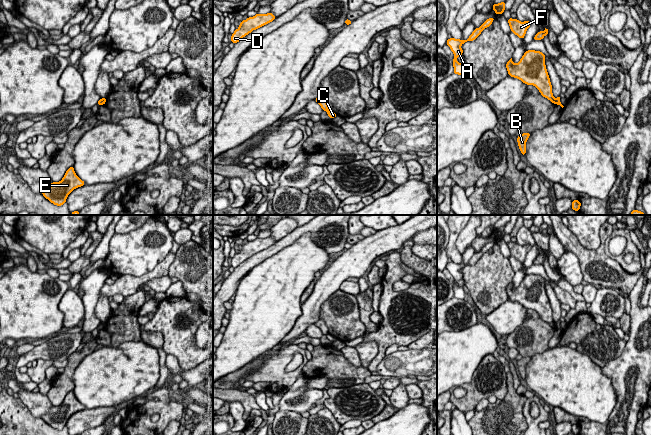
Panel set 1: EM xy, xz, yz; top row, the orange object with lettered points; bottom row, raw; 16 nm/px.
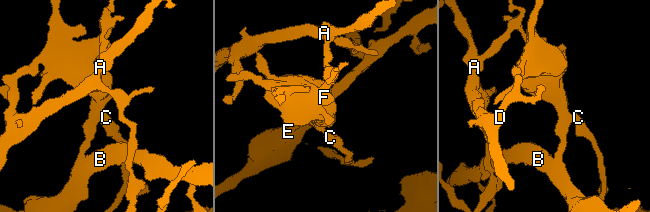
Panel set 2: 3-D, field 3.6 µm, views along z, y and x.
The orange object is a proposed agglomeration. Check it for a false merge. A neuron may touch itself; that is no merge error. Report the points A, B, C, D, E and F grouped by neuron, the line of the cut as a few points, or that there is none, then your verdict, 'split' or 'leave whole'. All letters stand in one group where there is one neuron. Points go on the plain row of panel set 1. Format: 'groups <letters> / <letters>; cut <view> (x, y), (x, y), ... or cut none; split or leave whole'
groups A C D / B E F; cut xy (102, 323), (104, 327); split

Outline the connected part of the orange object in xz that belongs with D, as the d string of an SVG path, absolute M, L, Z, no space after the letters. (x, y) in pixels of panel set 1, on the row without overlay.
M270 236L267 238L256 238L253 241L248 241L246 244L243 244L239 252L234 255L231 259L231 266L236 268L239 266L243 261L251 257L253 254L256 254L273 244L275 244L275 240Z

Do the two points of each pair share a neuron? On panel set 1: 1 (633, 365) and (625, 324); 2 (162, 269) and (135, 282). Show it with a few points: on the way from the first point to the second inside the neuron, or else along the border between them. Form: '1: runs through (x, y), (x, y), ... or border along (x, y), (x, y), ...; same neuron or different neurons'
1: border along (630, 314), (629, 335); different neurons
2: runs through (155, 273), (142, 279); same neuron

